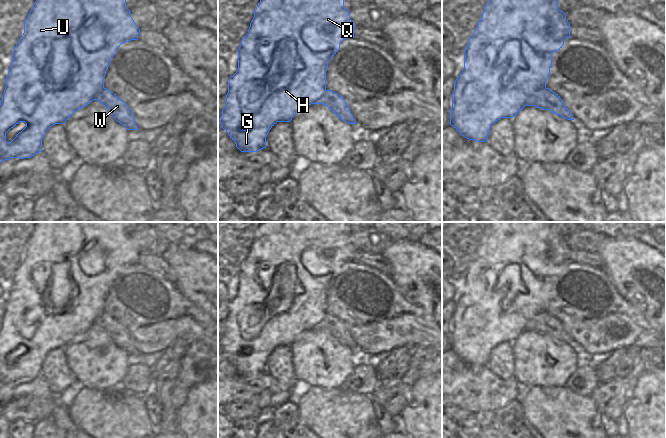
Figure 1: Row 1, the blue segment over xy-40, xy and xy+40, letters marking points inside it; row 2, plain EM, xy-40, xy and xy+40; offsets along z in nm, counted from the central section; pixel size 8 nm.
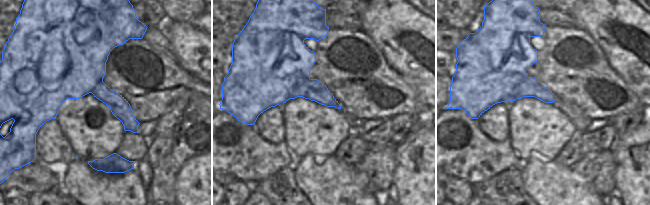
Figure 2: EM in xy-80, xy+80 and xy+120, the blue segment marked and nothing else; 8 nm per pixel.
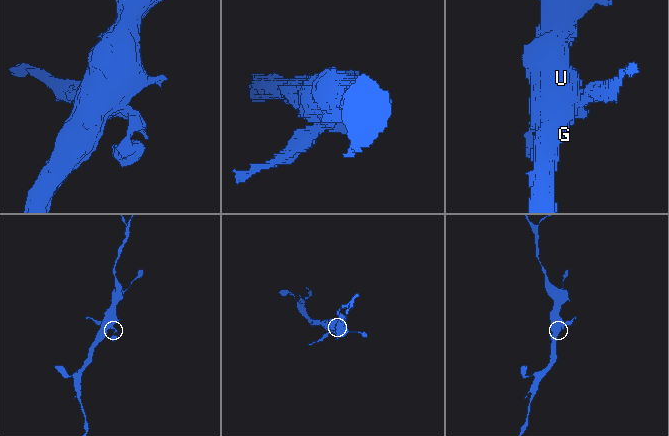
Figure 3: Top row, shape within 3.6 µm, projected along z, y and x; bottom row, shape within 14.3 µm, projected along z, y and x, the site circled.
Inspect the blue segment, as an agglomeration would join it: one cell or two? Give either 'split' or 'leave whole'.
split

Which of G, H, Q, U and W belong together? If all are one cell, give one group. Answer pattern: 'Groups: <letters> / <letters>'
Groups: G H Q U / W.

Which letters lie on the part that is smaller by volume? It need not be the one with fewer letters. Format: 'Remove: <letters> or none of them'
Remove: W

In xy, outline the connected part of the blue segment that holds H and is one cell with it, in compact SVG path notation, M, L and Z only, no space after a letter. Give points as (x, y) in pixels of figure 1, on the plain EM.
M262 222L248 257L240 267L238 293L229 302L226 329L220 347L241 376L266 372L266 361L277 346L290 346L303 331L316 328L326 315L326 295L340 267L354 262L356 249L344 231L344 222Z

